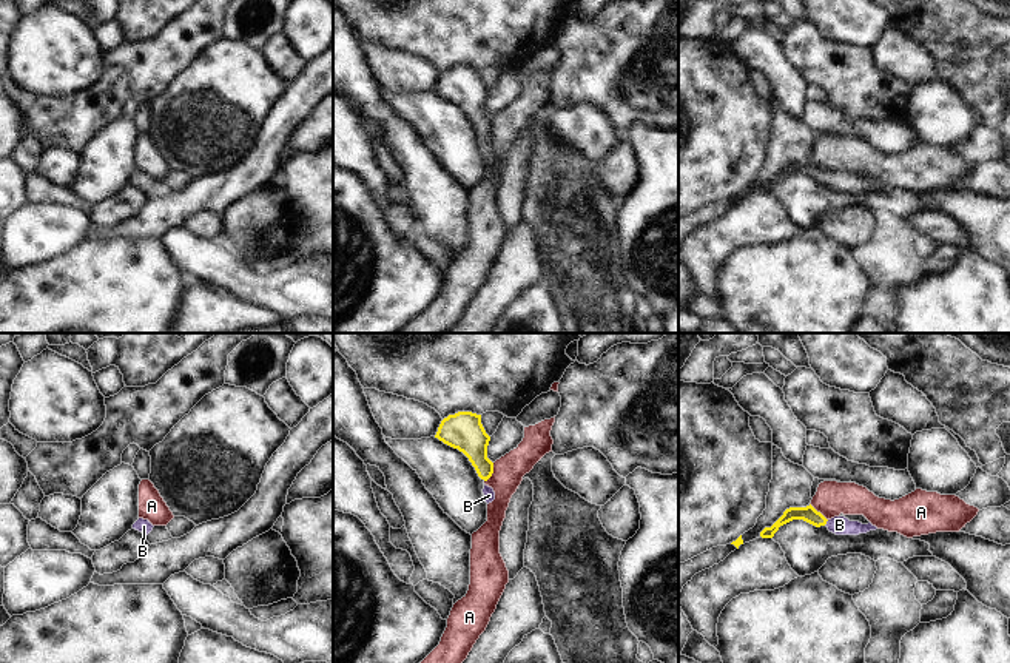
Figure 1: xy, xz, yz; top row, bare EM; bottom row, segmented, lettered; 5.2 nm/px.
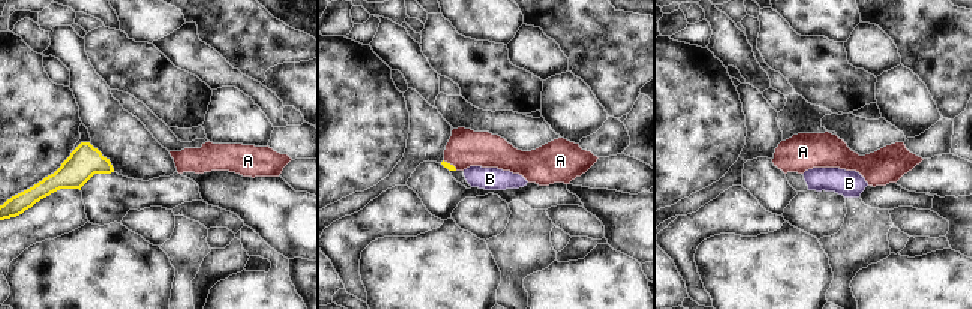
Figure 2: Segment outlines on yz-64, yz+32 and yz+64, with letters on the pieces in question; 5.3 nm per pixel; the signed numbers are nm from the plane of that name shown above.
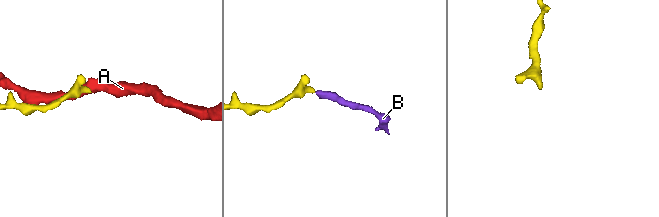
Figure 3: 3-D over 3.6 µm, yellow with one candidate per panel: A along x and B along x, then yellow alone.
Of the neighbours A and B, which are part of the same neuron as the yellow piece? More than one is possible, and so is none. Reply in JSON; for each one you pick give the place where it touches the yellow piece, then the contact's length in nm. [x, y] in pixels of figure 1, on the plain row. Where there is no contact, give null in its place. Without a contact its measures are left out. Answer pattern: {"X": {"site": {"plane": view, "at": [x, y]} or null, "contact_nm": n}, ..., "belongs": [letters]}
{"B": {"site": {"plane": "yz", "at": [825, 178]}, "contact_nm": 40}, "belongs": ["B"]}

